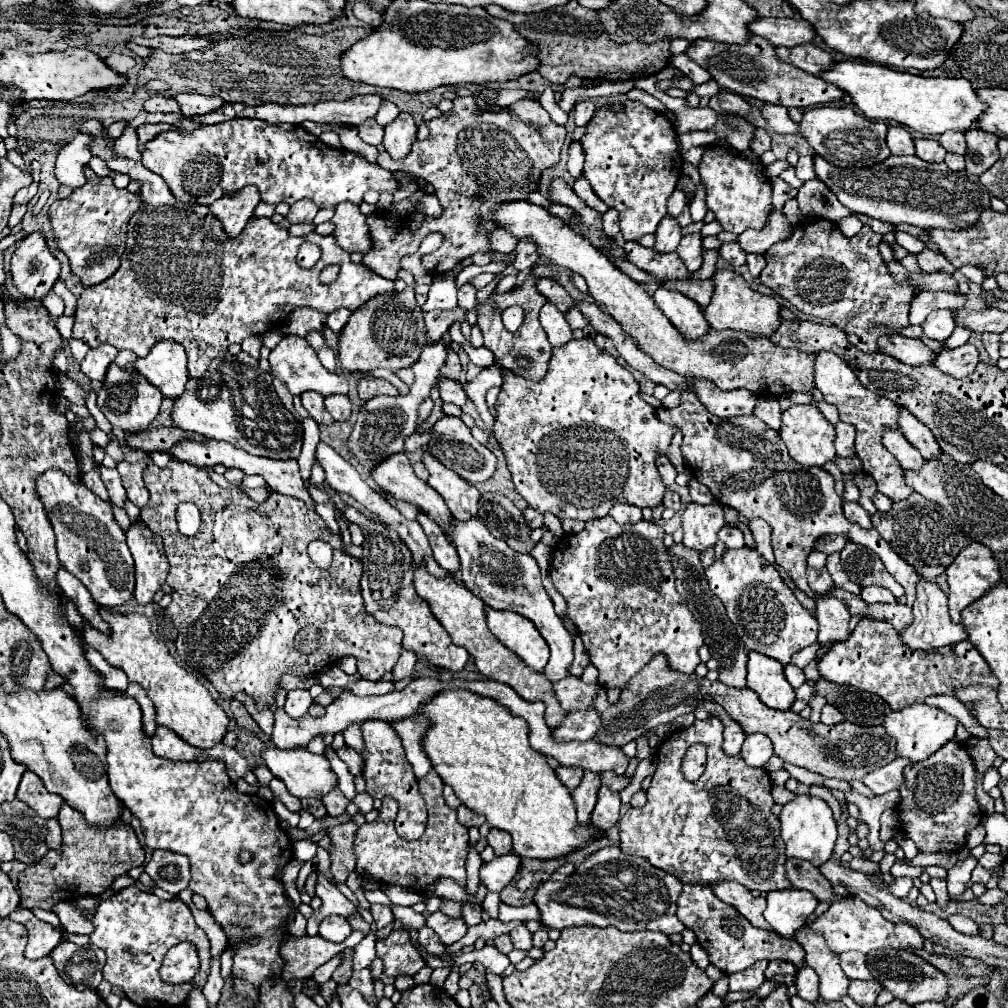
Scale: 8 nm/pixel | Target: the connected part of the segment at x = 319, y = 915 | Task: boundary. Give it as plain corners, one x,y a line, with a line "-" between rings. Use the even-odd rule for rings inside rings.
318,868
314,872
316,872
316,896
322,900
322,906
318,912
314,912
308,918
308,926
306,926
308,936
316,936
320,920
330,914
342,914
346,918
356,914
356,906

